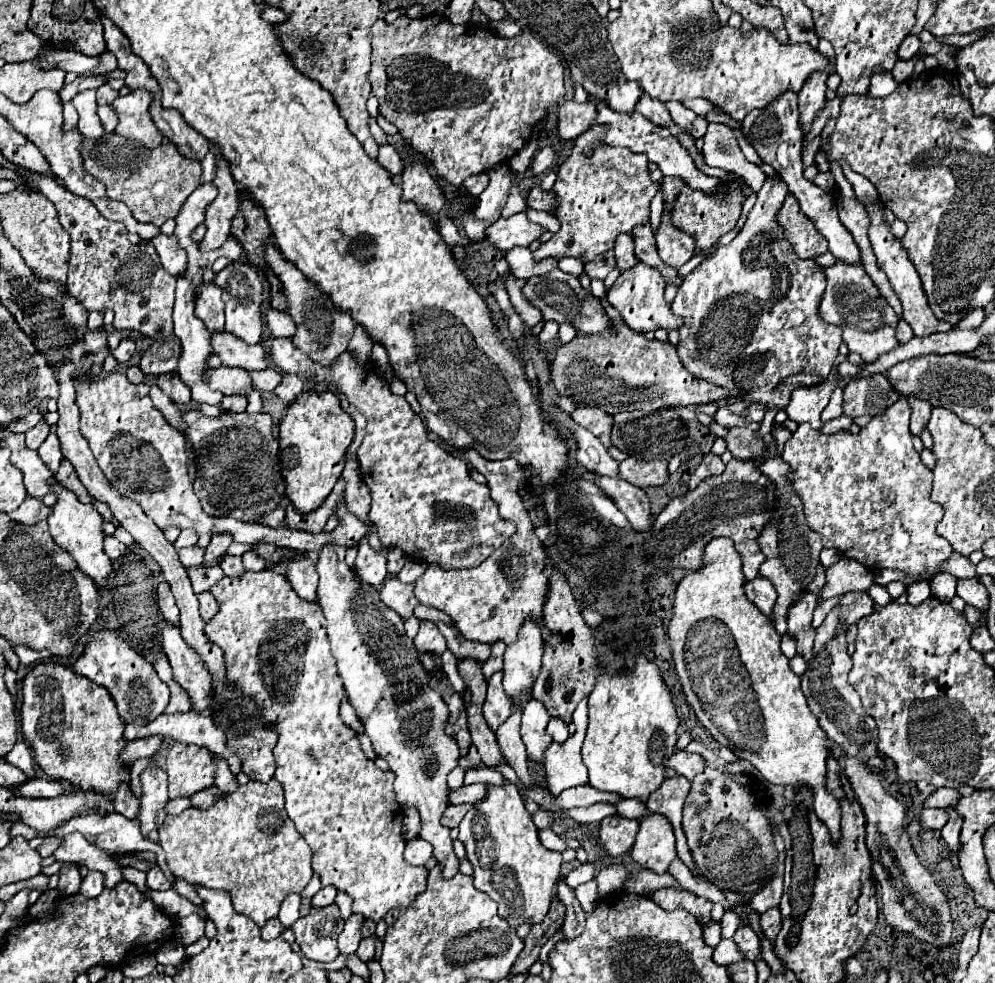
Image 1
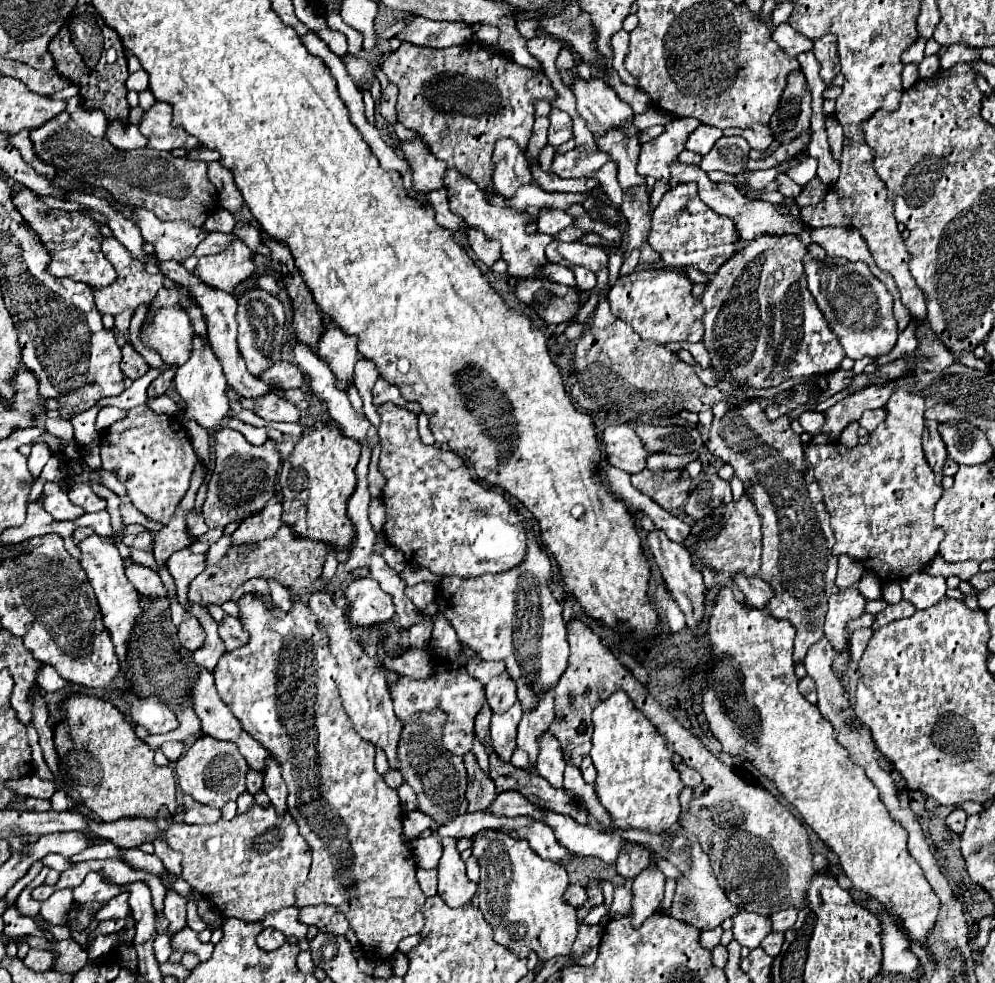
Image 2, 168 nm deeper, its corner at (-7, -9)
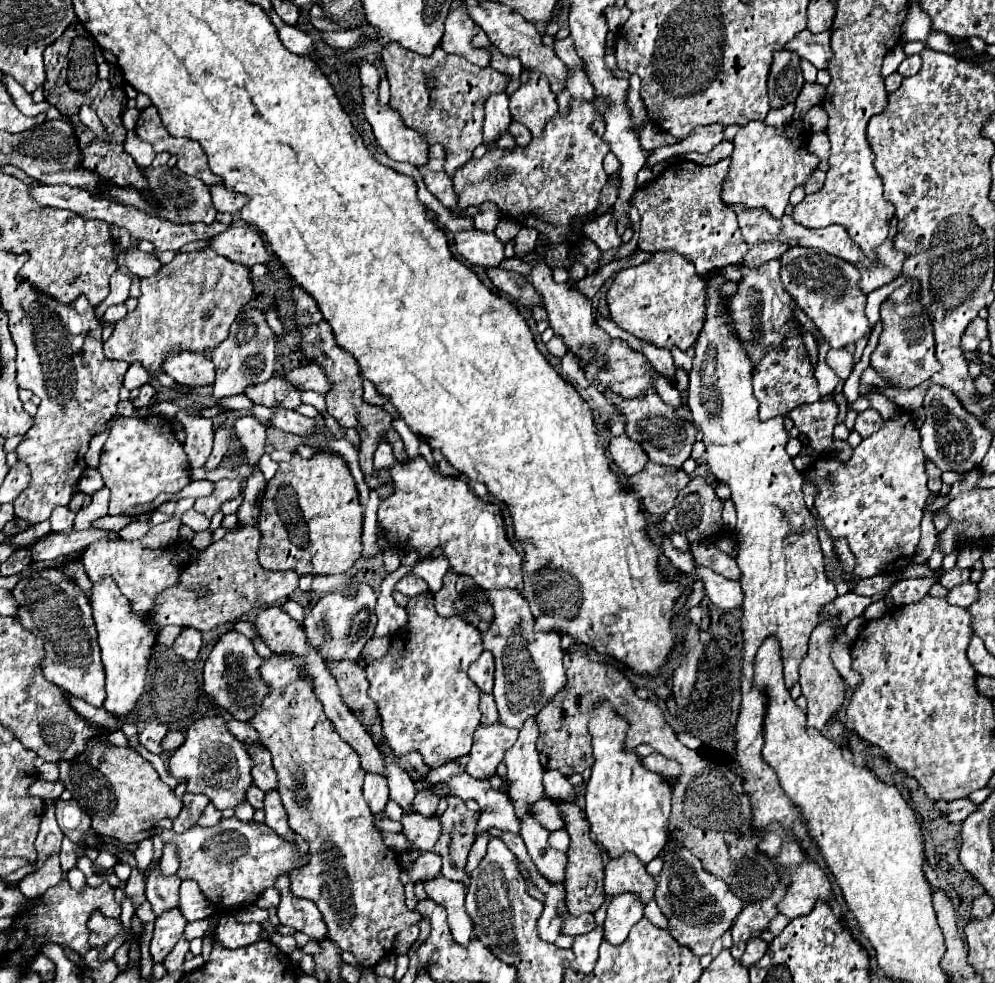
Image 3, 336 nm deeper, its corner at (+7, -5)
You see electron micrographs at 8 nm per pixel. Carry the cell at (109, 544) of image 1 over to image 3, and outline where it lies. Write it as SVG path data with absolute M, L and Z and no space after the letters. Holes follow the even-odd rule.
M242 527L238 531L226 533L220 541L214 541L206 551L202 551L196 561L190 561L190 565L184 569L184 577L180 577L180 585L166 589L160 597L160 605L156 605L156 613L152 613L152 621L148 625L158 631L166 625L180 625L180 627L194 627L198 631L210 631L224 623L234 623L242 615L272 607L276 601L286 599L296 587L298 587L298 575L292 571L266 571L258 563L258 543L260 543L260 531L256 527ZM206 587L206 597L192 597L192 589Z

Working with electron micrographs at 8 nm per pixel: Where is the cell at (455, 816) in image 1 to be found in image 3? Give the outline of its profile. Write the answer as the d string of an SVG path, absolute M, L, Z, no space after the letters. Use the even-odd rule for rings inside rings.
M410 813L402 817L402 833L406 835L410 849L400 853L400 865L406 867L408 863L414 863L420 853L432 851L440 837L440 819L428 821L428 817L420 813Z

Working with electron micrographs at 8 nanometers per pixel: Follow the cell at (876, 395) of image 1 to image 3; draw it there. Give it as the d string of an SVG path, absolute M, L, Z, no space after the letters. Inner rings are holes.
M868 409L858 415L854 431L860 433L860 437L870 437L872 433L876 433L882 427L882 423L884 423L884 419L880 417L880 413L876 409Z

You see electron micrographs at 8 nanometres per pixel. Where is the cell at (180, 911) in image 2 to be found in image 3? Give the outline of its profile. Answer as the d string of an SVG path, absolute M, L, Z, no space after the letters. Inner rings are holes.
M172 909L156 919L156 929L150 945L150 953L156 963L164 963L166 955L174 949L174 945L182 937L184 927L186 927L186 919L182 917L180 909Z

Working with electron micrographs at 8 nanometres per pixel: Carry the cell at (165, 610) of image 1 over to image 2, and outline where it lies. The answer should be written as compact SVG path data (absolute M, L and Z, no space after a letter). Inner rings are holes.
M186 617L180 627L178 627L178 639L180 639L180 645L186 647L188 651L196 651L202 641L204 641L204 631L198 623L196 617Z

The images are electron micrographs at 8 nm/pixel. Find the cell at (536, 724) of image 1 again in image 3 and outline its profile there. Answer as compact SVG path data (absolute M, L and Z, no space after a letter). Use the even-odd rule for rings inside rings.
M546 771L544 773L544 787L546 787L546 795L554 801L564 801L564 803L578 801L576 787L560 771Z

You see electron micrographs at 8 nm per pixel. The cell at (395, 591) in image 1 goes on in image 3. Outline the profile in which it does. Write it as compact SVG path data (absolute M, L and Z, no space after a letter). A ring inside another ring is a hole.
M406 575L402 577L398 583L396 583L396 589L402 593L402 595L408 595L408 597L414 597L418 593L424 593L428 591L428 585L424 579L416 577L416 575Z

